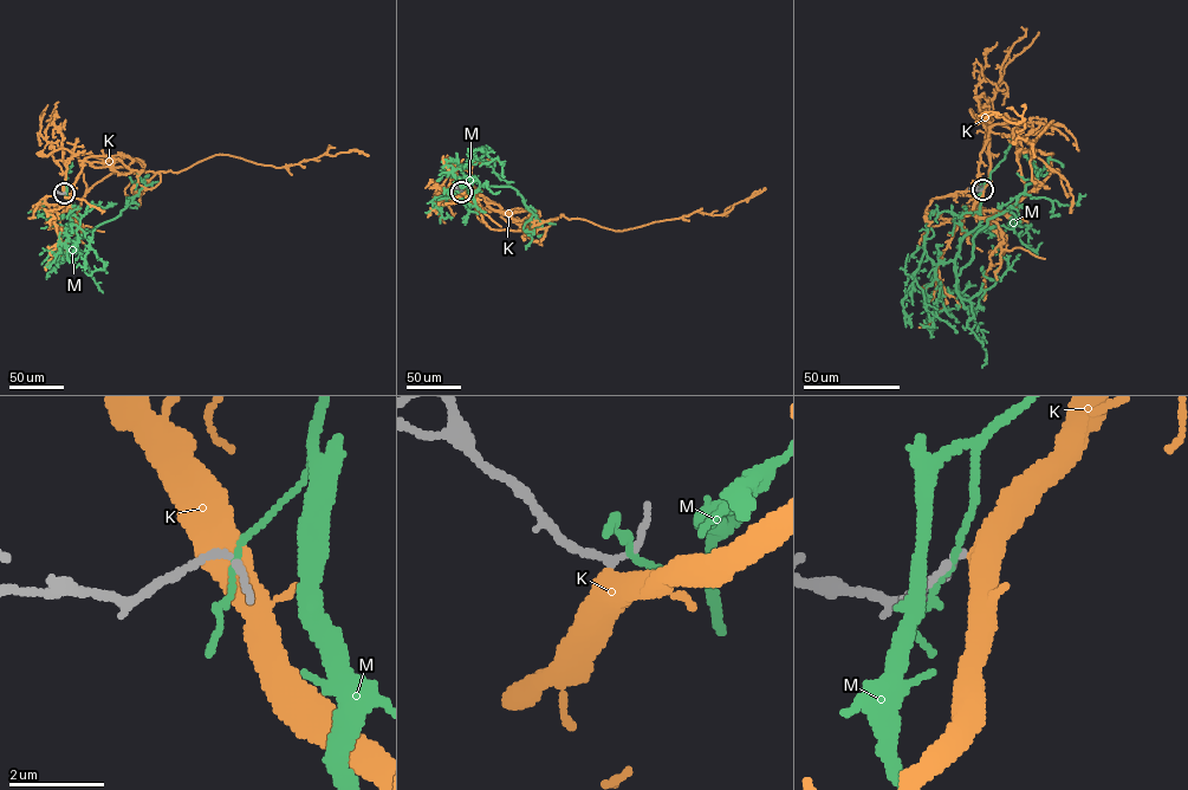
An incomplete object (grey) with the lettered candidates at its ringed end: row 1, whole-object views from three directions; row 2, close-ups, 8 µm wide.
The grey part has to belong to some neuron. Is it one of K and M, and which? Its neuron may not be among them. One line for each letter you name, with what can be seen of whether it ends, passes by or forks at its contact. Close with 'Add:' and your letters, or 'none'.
K: it passes by
Add: K

